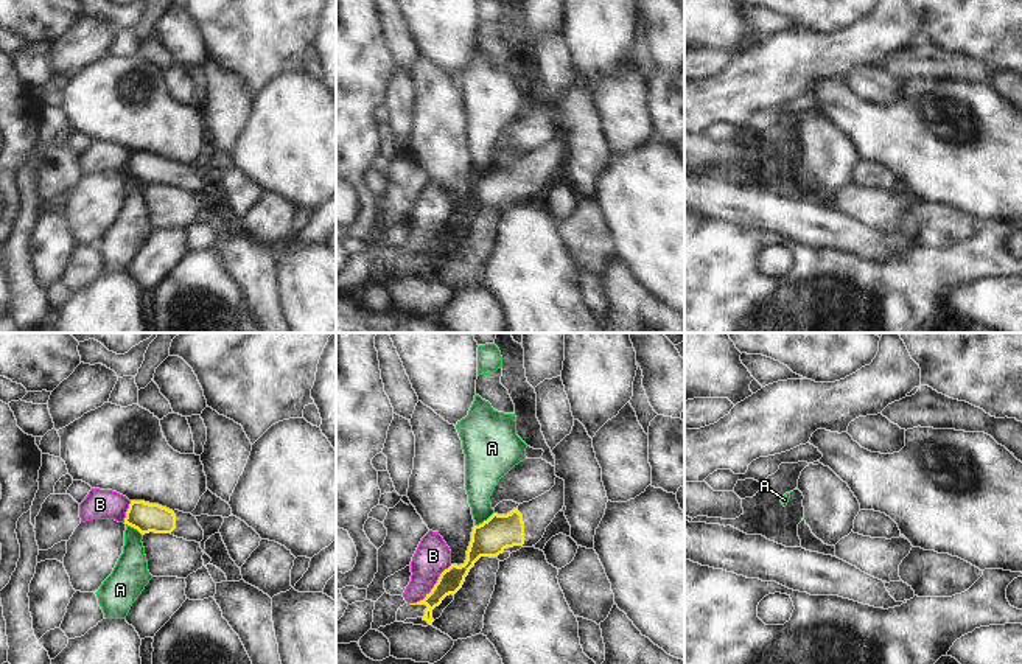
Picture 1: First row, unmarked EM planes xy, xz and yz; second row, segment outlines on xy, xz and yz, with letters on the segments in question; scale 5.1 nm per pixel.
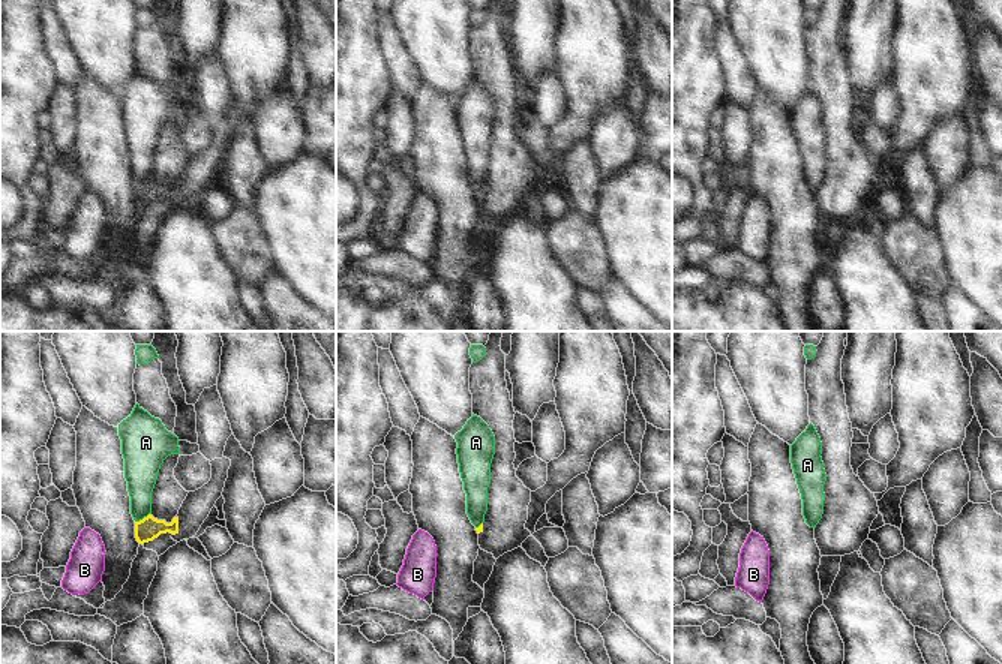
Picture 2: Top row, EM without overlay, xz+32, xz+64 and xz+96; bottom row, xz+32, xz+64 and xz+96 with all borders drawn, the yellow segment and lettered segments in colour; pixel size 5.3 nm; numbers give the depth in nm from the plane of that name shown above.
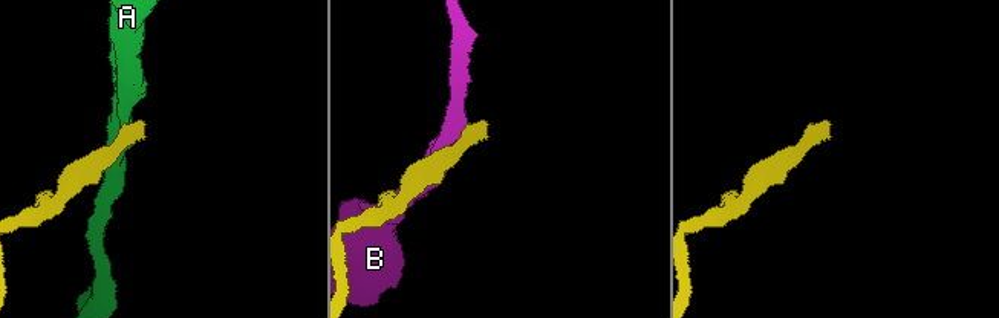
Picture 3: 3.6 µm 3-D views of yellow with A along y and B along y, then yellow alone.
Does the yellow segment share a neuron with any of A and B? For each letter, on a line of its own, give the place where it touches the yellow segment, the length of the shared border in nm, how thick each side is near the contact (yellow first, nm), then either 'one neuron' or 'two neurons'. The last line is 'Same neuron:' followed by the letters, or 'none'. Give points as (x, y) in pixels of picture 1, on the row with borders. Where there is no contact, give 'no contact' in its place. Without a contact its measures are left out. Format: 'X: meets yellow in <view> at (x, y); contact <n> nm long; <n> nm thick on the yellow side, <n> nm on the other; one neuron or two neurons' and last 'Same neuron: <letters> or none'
A: meets yellow in xz at (484, 521); contact 130 nm long; 180 nm thick on the yellow side, 190 nm on the other; two neurons
B: meets yellow in xz at (434, 587); contact 300 nm long; 120 nm thick on the yellow side, 180 nm on the other; two neurons
Same neuron: none

